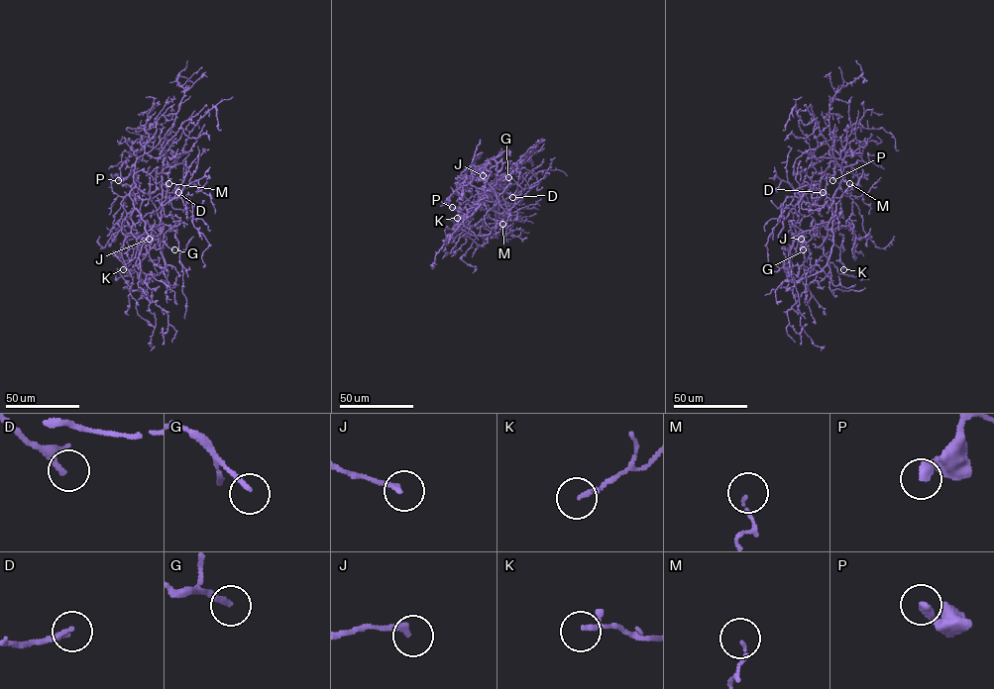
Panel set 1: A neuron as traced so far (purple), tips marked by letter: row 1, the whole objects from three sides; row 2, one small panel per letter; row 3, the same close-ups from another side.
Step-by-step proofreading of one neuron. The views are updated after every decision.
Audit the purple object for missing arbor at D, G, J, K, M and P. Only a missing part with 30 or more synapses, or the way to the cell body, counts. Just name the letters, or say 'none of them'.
none of them

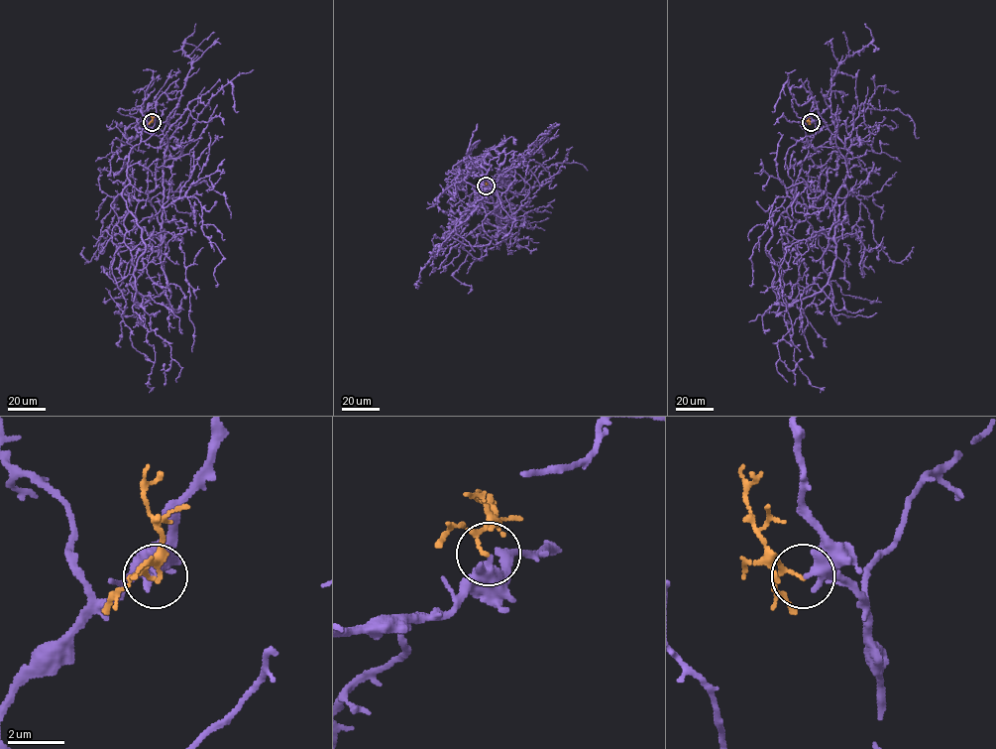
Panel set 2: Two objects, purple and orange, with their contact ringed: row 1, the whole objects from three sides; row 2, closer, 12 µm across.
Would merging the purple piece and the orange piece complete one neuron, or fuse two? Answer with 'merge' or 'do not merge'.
do not merge

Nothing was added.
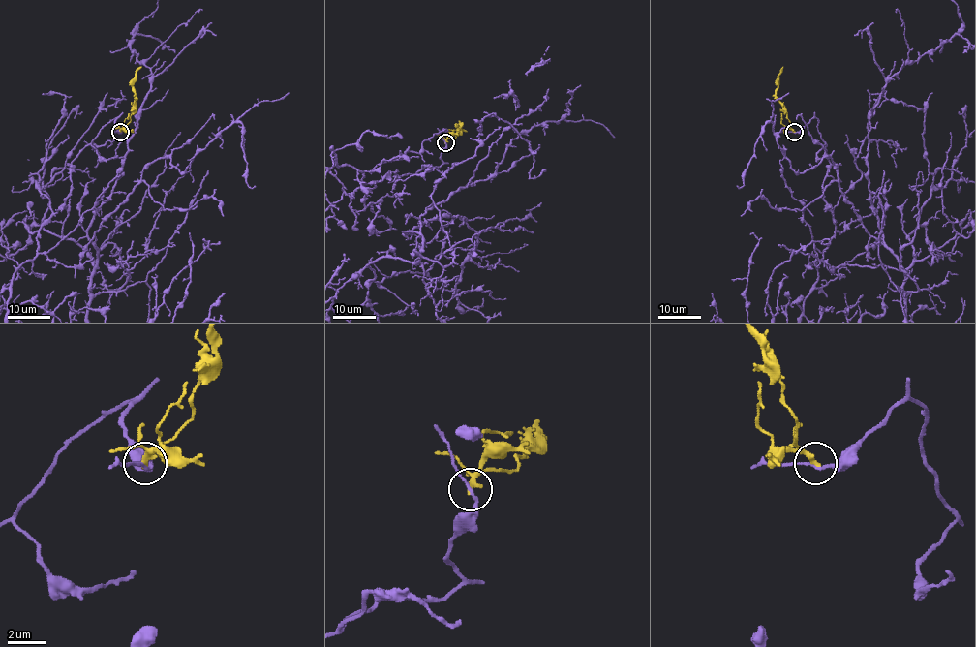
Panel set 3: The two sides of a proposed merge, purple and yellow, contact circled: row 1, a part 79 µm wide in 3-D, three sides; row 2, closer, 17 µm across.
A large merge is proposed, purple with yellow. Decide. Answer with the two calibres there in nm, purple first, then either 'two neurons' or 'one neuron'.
calibres 130 and 240 nm; two neurons

